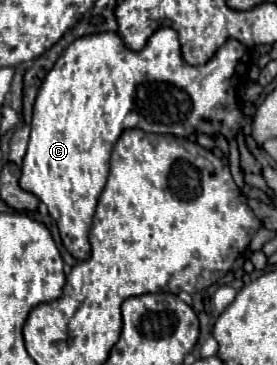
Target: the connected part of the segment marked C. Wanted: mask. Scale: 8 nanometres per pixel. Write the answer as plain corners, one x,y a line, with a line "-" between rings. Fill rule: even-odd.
159,28
139,52
125,48
115,32
89,34
77,38
67,46
39,88
33,106
29,148
23,158
23,174
19,184
23,190
33,192
43,204
47,204
49,214
59,226
63,246
75,260
89,258
91,246
87,236
91,220
101,190
107,182
111,150
121,132
127,128
141,128
145,132
173,136
191,136
191,132
205,132
211,136
223,134
227,140
235,138
247,120
239,110
237,90
233,92
231,80
233,76
245,74
247,66
249,50
235,38
229,38
207,64
189,66
181,56
179,38
173,28

